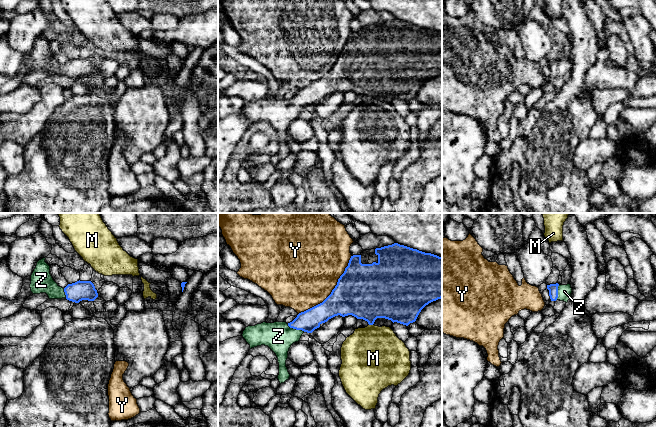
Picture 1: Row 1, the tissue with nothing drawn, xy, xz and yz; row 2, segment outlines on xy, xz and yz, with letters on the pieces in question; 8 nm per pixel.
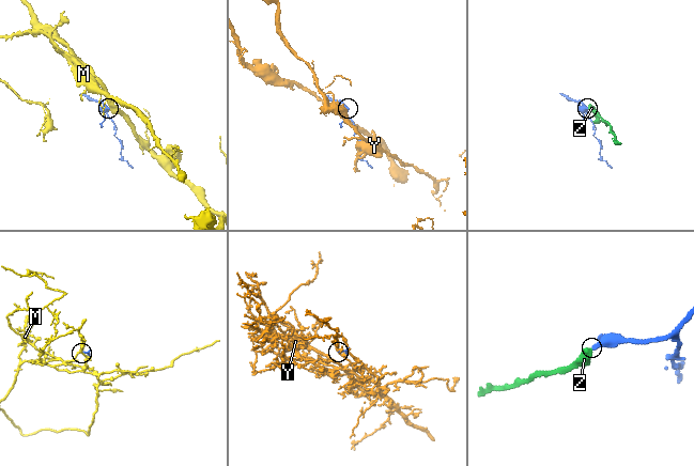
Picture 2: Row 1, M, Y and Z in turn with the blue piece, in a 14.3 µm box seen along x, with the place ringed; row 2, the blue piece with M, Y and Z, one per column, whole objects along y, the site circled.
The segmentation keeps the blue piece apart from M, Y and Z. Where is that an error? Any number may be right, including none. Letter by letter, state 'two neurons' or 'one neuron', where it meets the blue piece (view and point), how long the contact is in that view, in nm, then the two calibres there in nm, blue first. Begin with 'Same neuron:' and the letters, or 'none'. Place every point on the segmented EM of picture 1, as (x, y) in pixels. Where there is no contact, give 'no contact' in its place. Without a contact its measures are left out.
Same neuron: Z
M: two neurons | xz (371, 324) | 30 nm | 420/480 nm
Y: two neurons | xz (332, 290) | 650 nm | 440/500 nm
Z: one neuron | xz (296, 329) | 160 nm | 170/240 nm

